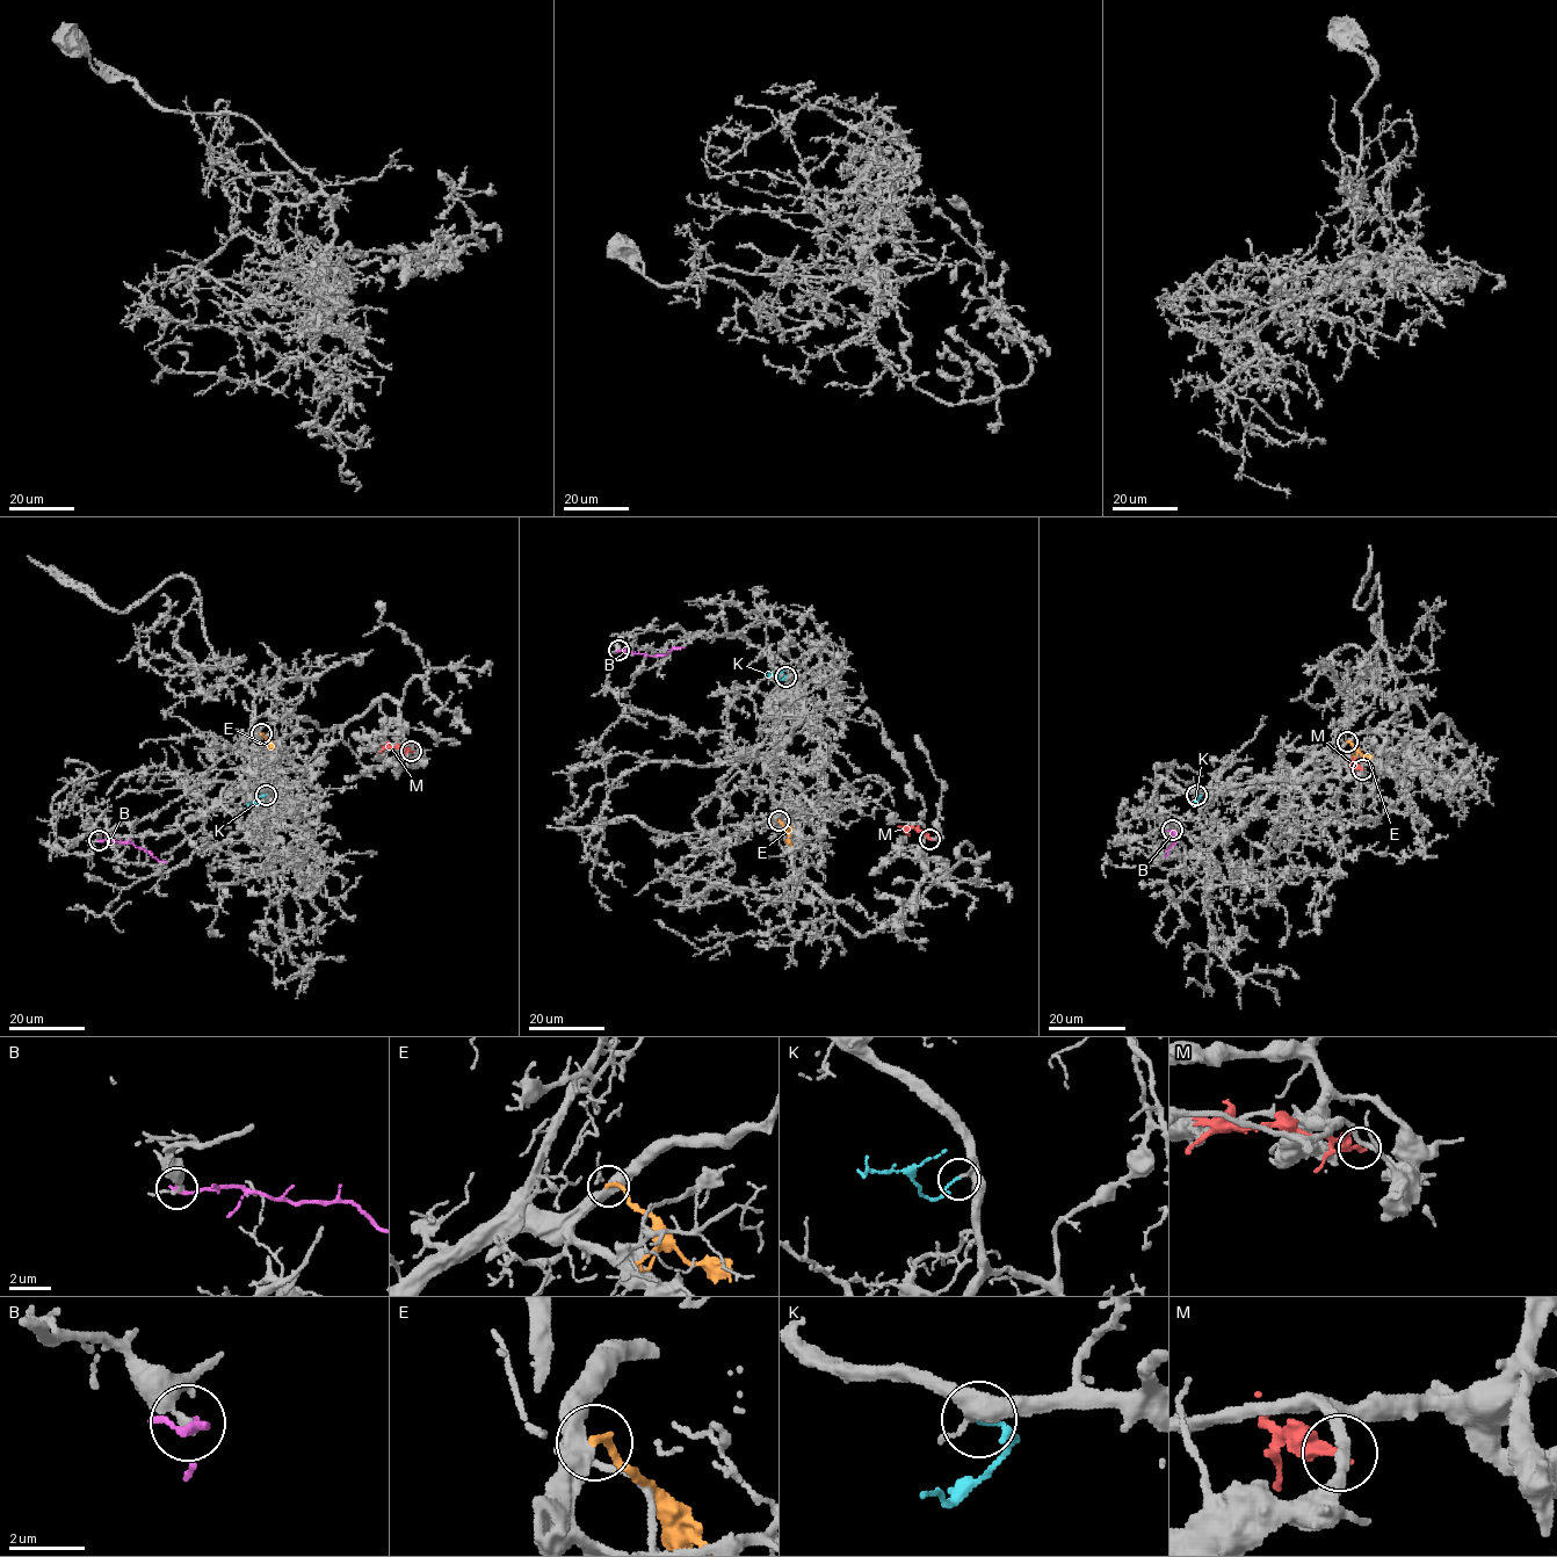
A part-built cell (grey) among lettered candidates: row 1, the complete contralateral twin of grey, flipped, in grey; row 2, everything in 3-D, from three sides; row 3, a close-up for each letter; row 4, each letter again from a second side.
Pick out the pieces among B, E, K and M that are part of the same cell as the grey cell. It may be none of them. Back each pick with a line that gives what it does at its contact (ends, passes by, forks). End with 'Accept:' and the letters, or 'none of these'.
Accept: none of these

